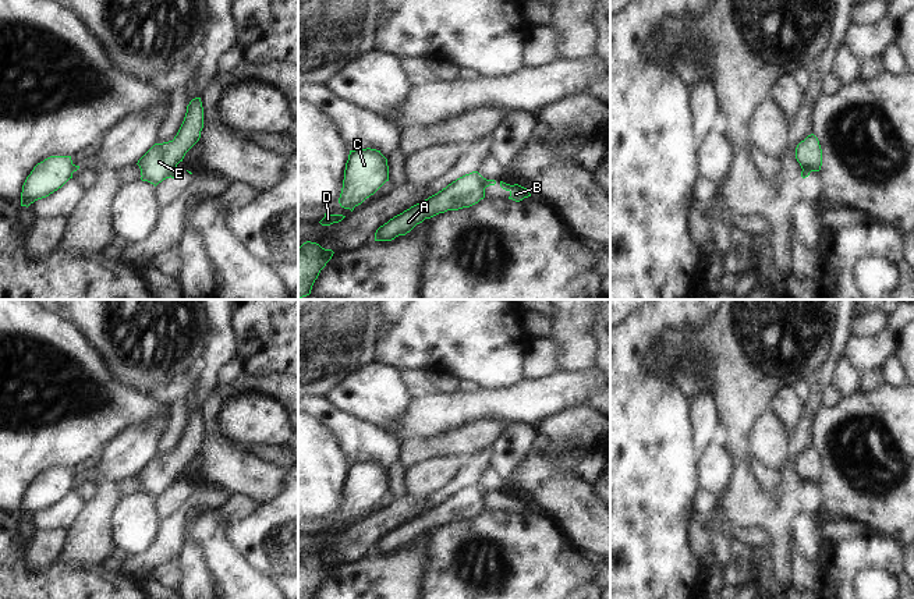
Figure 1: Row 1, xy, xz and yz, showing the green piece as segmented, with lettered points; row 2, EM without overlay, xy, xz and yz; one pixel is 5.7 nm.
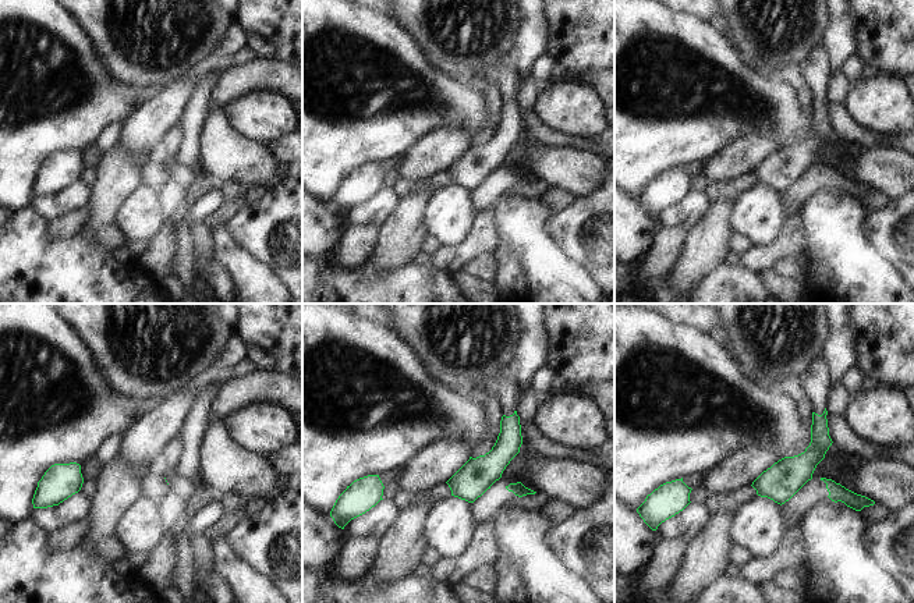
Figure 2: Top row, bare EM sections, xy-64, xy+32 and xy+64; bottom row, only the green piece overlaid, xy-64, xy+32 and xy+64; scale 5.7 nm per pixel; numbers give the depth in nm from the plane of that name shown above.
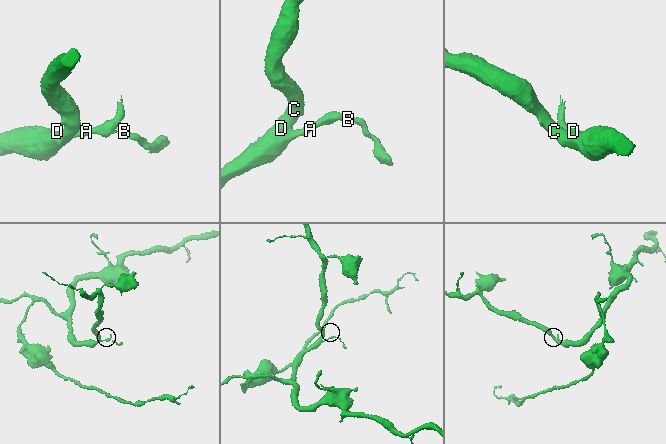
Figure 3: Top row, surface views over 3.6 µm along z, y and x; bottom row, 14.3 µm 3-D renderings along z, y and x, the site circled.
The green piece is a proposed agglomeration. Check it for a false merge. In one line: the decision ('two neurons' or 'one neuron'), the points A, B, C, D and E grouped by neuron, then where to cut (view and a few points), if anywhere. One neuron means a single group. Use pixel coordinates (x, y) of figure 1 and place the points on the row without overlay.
two neurons; A C D E / B; cut in xz along (484, 491), (485, 499)

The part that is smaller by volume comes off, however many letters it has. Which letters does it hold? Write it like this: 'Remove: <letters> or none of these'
Remove: B

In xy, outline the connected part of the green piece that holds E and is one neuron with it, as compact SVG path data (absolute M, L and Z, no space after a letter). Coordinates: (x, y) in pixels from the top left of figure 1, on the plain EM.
M201 410L187 418L184 433L173 453L155 456L139 472L141 492L155 499L183 474L185 465L199 453L203 440L203 419Z

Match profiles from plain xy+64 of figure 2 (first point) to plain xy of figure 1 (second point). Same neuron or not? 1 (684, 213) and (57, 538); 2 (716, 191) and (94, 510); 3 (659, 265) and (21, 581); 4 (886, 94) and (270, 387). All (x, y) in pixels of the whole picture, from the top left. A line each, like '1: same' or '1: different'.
1: different
2: different
3: different
4: different

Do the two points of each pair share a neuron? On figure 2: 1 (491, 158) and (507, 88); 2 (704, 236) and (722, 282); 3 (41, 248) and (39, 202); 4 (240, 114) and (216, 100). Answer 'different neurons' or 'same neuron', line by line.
1: same neuron
2: different neurons
3: different neurons
4: different neurons

